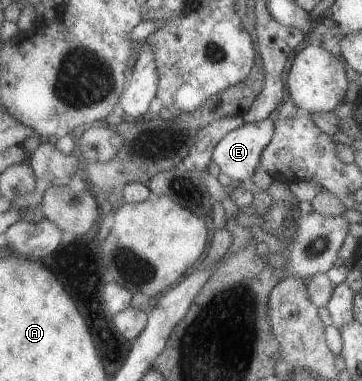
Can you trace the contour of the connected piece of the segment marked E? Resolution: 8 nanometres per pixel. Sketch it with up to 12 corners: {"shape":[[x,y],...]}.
{"shape":[[274,122],[242,123],[214,145],[211,160],[249,182]]}

